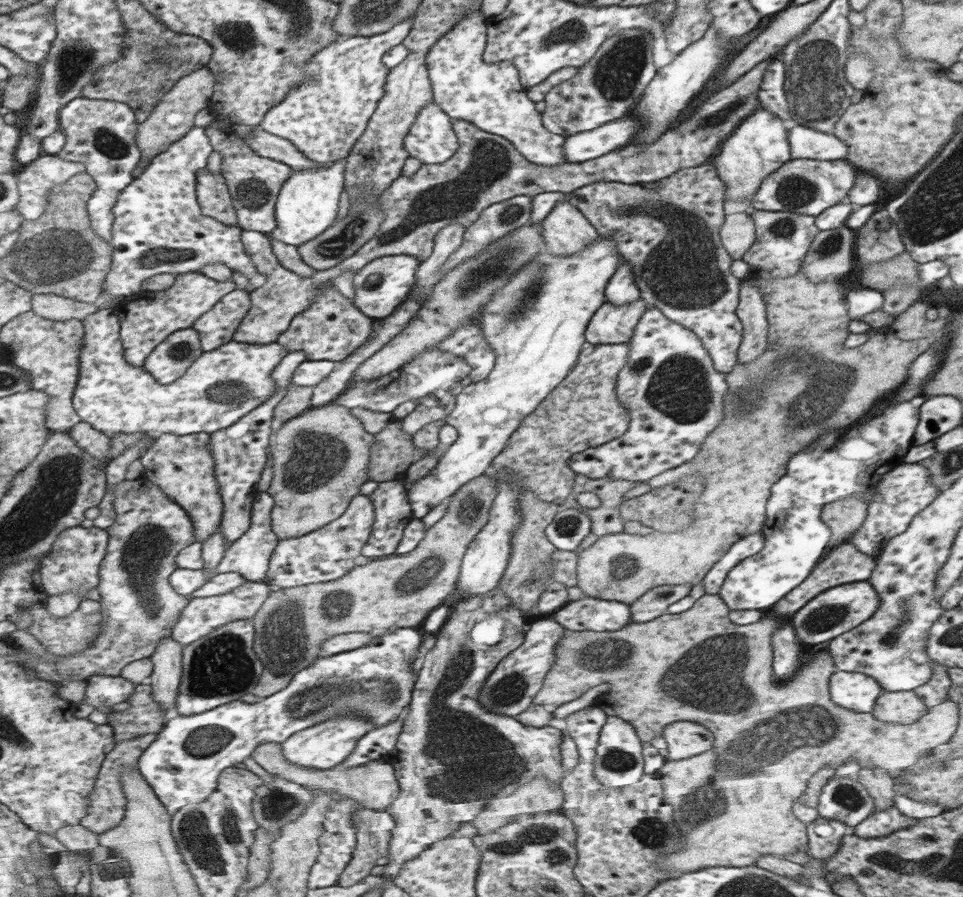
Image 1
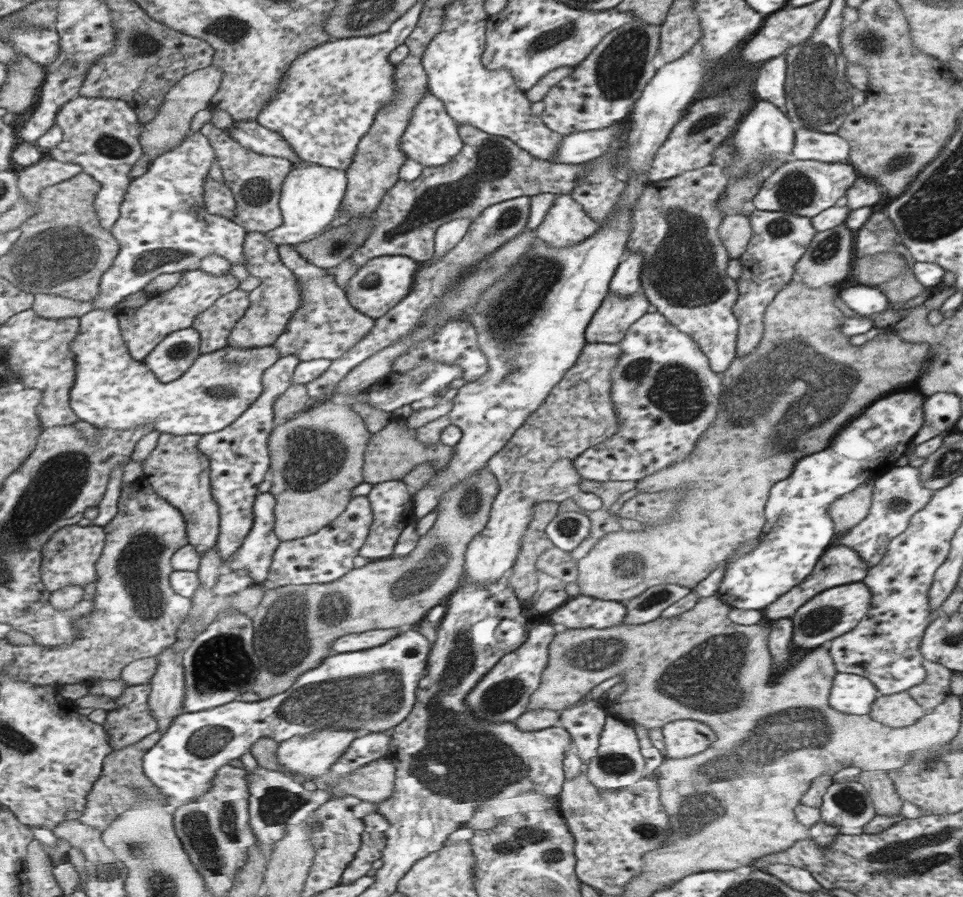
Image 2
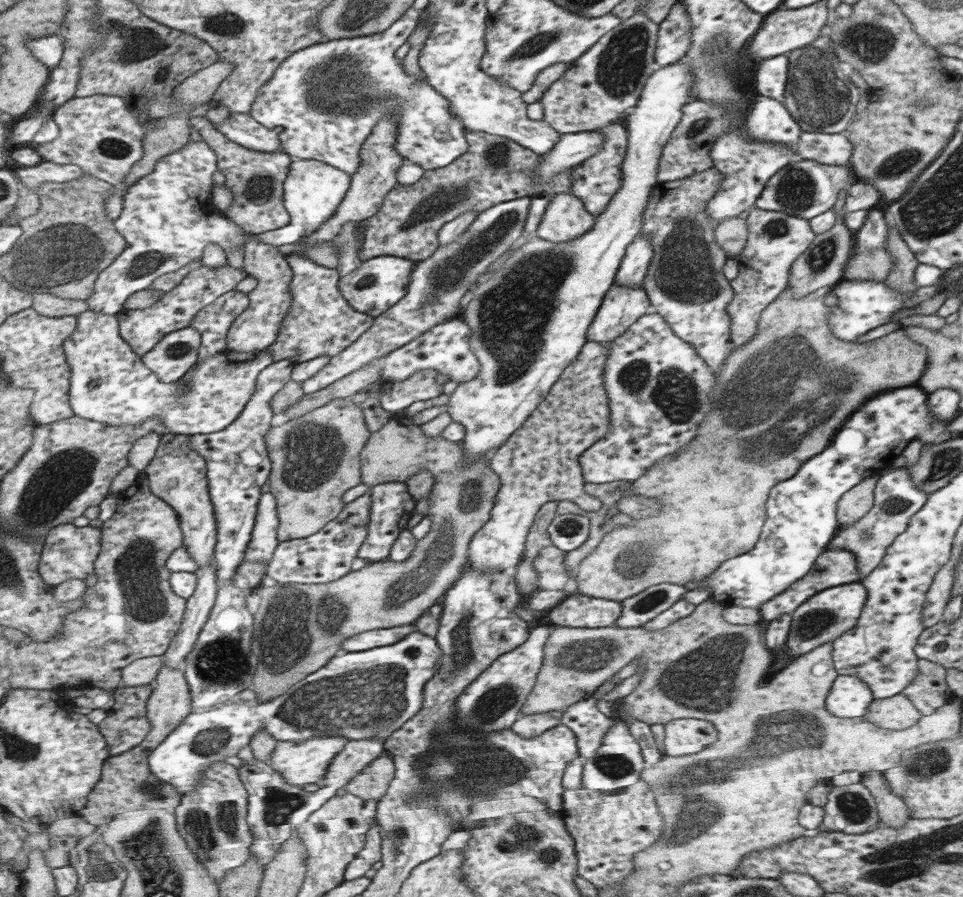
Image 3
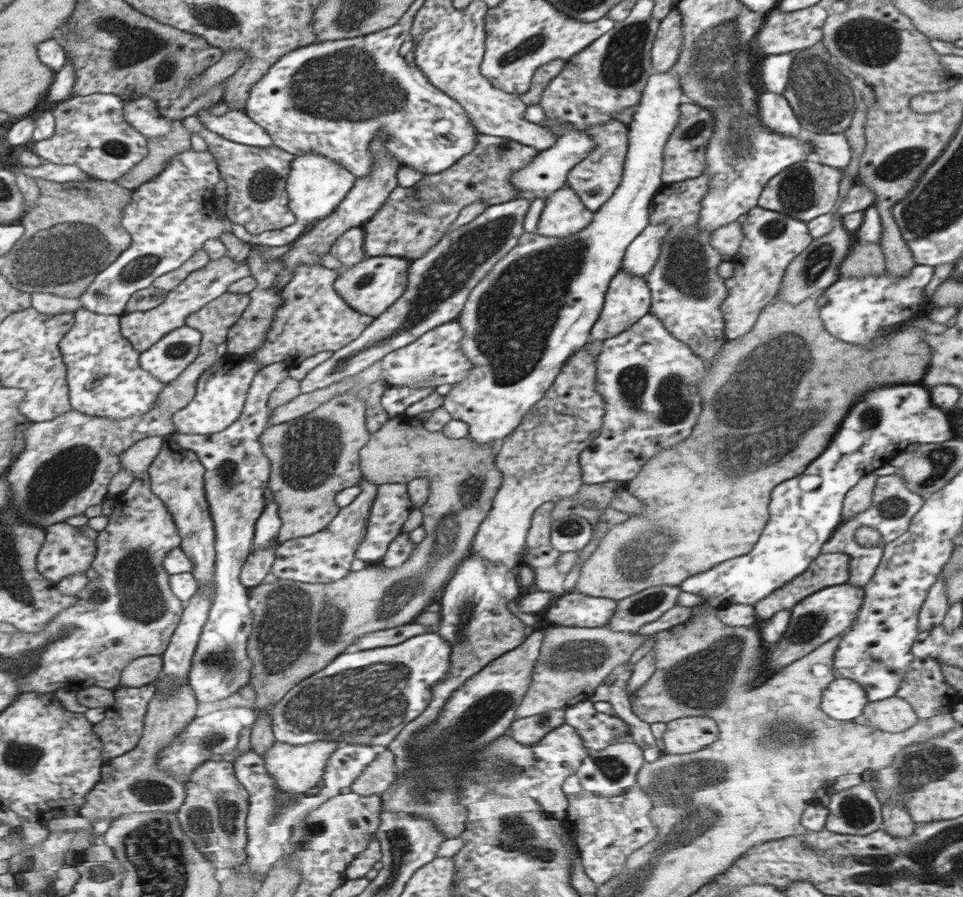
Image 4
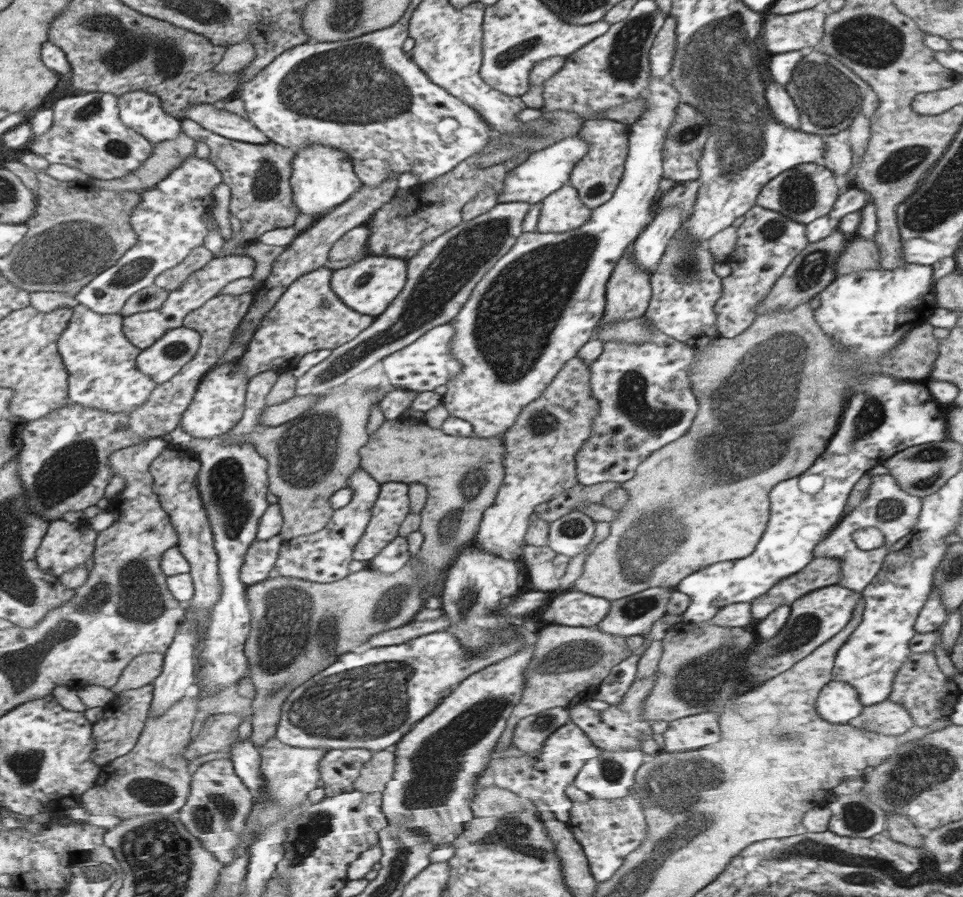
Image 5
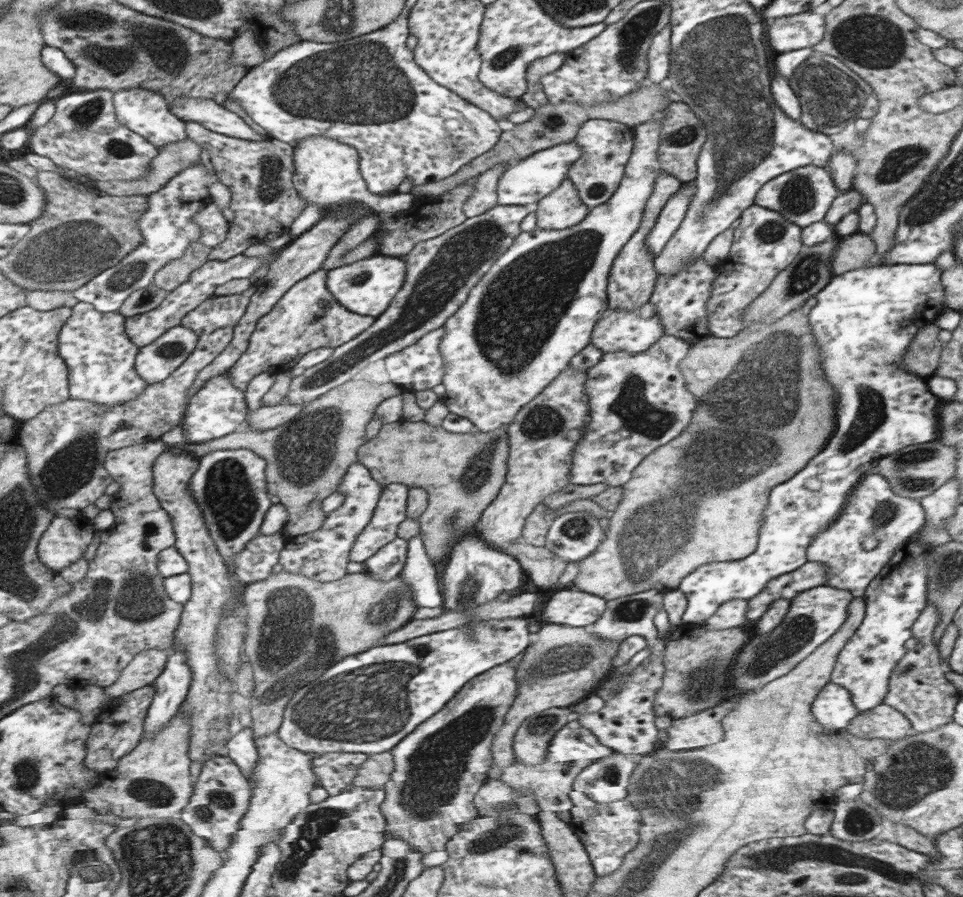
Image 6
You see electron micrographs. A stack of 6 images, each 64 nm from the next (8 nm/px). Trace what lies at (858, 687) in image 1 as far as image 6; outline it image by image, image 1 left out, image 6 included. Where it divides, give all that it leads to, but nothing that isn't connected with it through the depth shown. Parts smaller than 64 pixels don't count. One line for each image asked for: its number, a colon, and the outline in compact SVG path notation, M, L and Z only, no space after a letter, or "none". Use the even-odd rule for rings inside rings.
2: M837 672L831 680L829 706L839 712L867 716L879 696L881 692L875 690L875 682L869 682L865 676Z
3: M837 676L825 698L827 710L839 718L859 718L865 716L871 702L875 700L871 686L861 682L857 676Z
4: M837 678L821 694L821 708L833 720L857 720L867 706L867 692L859 682Z
5: M829 682L819 692L815 710L831 724L849 724L861 716L863 702L859 700L855 686L849 686L847 682Z
6: M827 684L819 690L815 702L811 704L811 714L813 718L829 728L847 728L855 716L859 716L859 710L853 704L853 696L849 690L837 684Z

